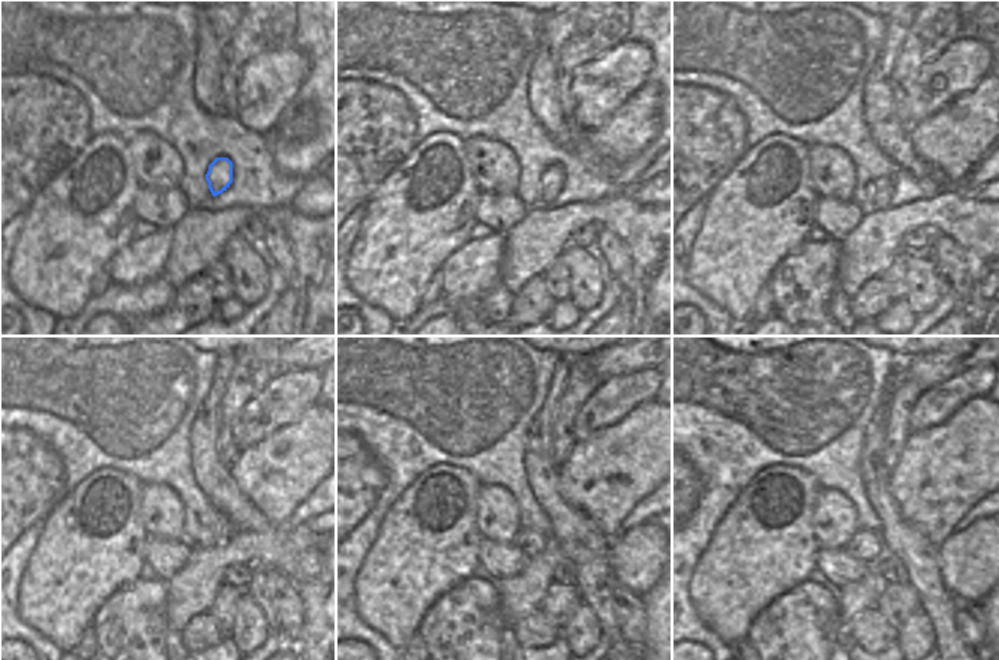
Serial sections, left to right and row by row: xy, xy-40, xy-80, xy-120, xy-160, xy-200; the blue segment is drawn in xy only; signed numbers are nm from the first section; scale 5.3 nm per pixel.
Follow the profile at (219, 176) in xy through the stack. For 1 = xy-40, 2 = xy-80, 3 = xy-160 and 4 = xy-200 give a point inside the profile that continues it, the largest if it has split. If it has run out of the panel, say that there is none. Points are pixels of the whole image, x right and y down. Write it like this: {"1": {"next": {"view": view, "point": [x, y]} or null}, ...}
{"1": {"next": {"view": "xy-40", "point": [552, 179]}}, "2": {"next": {"view": "xy-80", "point": [882, 192]}}, "3": {"next": {"view": "xy-160", "point": [531, 542]}}, "4": {"next": {"view": "xy-200", "point": [866, 545]}}}

